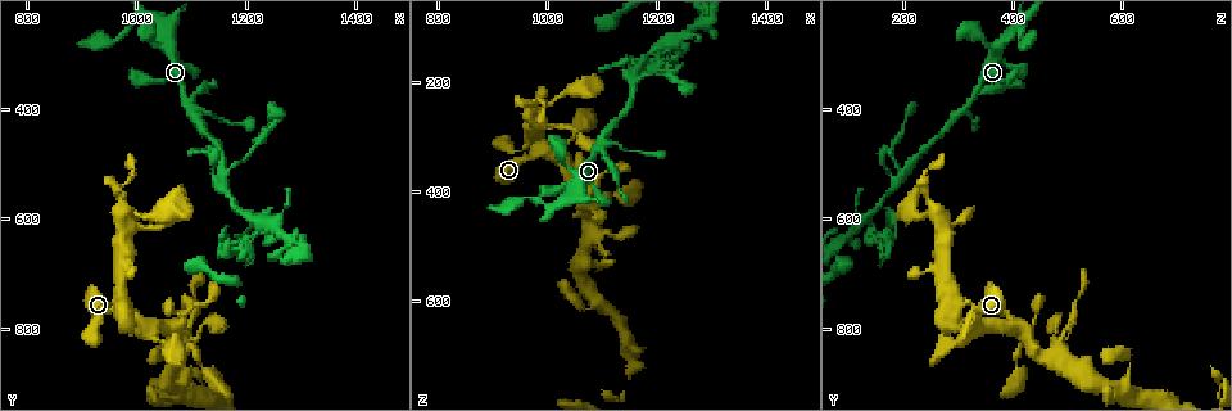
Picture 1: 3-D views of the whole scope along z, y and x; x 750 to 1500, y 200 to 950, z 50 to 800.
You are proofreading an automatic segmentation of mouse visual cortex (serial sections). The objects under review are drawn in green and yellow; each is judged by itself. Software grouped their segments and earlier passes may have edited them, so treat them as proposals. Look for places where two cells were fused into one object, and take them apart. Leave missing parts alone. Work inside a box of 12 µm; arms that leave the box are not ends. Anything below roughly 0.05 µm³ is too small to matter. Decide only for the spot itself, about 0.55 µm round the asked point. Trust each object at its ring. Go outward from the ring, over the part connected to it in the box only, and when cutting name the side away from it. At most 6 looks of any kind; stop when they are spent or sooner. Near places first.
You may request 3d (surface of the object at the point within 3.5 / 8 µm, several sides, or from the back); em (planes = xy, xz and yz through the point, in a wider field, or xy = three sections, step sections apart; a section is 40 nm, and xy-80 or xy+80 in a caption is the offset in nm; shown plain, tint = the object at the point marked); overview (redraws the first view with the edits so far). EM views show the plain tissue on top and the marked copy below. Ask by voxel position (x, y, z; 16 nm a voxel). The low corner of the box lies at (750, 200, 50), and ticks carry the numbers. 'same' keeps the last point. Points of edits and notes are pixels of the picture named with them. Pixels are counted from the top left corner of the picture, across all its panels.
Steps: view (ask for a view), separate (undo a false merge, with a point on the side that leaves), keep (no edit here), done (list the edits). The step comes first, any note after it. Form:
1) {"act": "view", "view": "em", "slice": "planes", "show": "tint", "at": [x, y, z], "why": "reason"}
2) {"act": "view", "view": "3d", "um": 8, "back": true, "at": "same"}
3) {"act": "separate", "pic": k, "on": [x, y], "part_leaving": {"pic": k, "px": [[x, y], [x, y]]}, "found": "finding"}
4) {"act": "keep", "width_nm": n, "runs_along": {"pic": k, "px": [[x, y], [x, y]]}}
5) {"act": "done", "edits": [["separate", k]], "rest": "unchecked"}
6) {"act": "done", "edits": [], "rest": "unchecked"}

{"act": "view", "view": "3d", "um": 3.5, "at": [1070, 775, 385]}

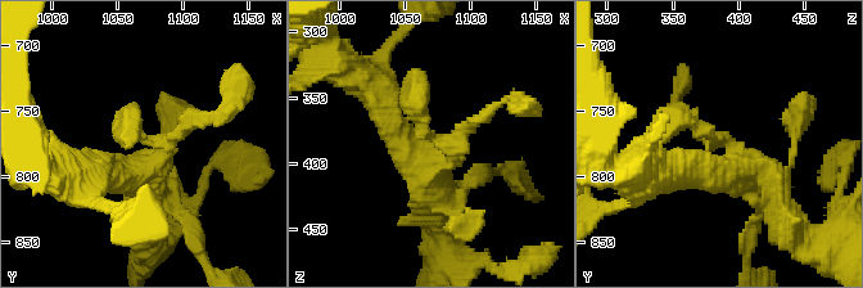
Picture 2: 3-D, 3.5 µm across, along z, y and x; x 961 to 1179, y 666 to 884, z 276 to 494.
{"act": "view", "view": "em", "slice": "xy", "step": 5, "show": "tint", "at": [1070, 772, 382], "why": "shape alone is not enough"}

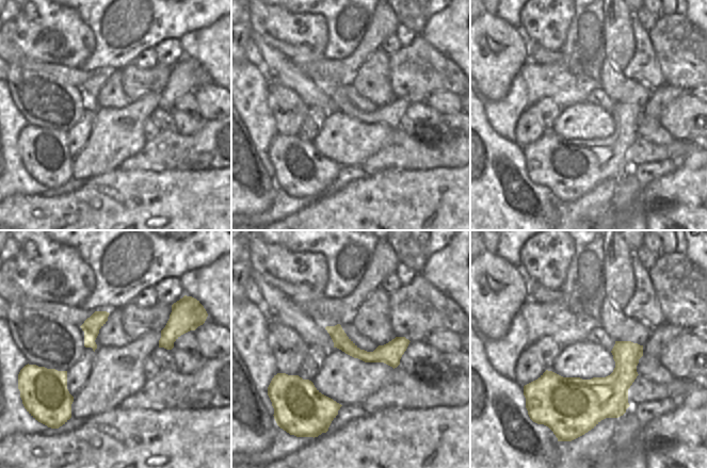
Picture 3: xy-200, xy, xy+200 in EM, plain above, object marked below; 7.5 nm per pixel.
{"act": "keep", "width_nm": 130, "runs_along": {"pic": 3, "px": [[330, 328], [363, 355], [405, 341]]}, "found": "continuous, no second cell"}

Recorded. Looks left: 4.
{"act": "view", "view": "3d", "um": 3.5, "at": [1090, 380, 325], "why": "three-way junction"}

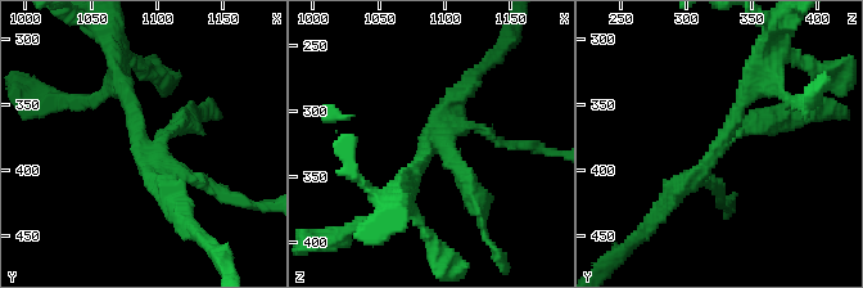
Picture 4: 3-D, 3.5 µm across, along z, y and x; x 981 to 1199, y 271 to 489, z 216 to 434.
{"act": "view", "view": "em", "slice": "xy", "step": 5, "show": "tint", "at": [1088, 380, 326]}

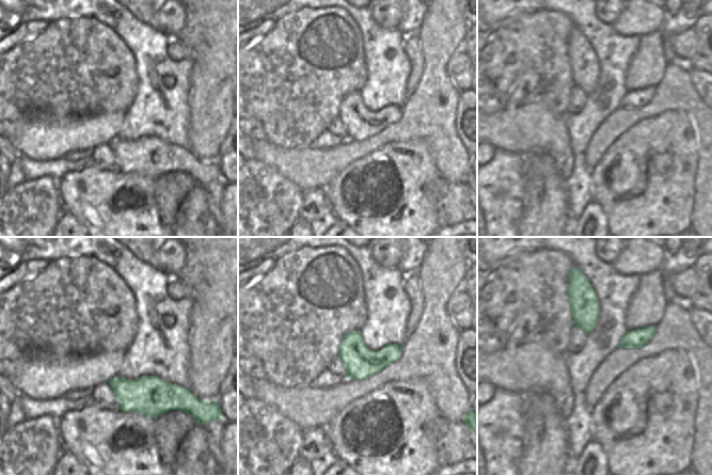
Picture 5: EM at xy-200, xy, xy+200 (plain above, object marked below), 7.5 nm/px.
{"act": "keep", "runs_along": {"pic": 4, "px": [[763, 79], [664, 205]]}, "found": "all the same cell"}

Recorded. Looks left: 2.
{"act": "view", "view": "3d", "um": 3.5, "at": [1160, 515, 205], "why": "abrupt turn"}

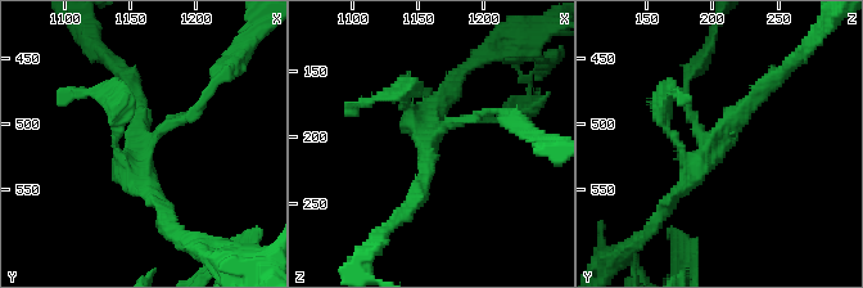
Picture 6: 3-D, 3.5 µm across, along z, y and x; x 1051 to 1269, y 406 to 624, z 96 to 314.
{"act": "view", "view": "em", "slice": "xy", "step": 2, "show": "tint", "at": [1158, 514, 206], "why": "now the EM"}

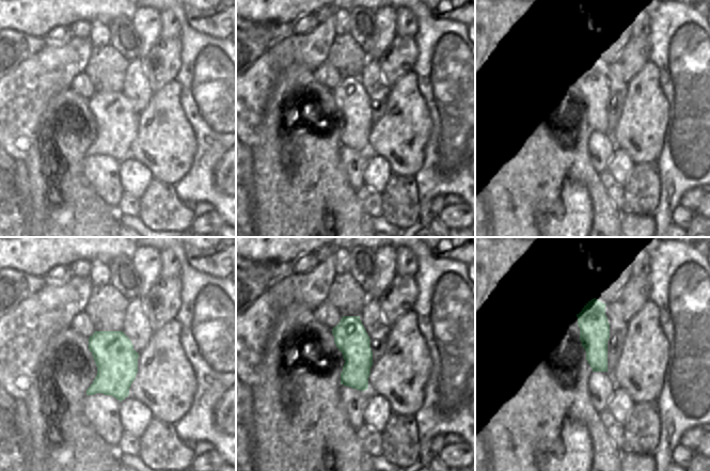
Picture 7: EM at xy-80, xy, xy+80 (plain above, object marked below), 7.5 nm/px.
{"act": "keep", "found": "one cell here"}

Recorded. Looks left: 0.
{"act": "done", "edits": [], "rest": "unchecked"}

